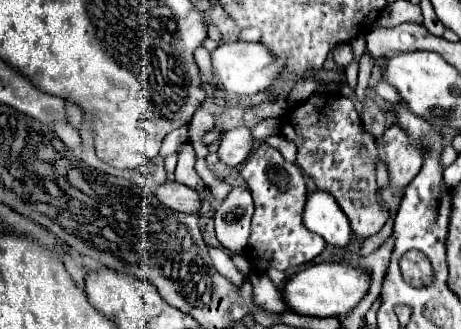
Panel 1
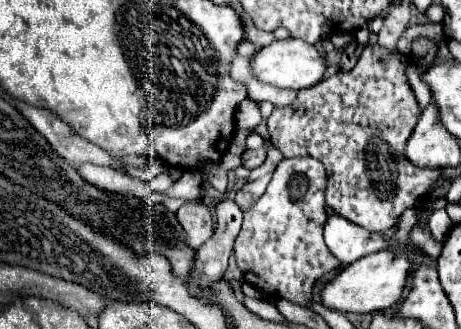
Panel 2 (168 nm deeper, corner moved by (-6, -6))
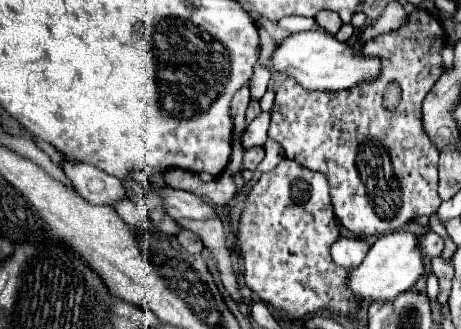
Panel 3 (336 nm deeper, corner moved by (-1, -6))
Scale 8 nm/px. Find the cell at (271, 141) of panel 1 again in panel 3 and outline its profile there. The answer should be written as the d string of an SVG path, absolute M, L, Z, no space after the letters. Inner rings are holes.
M267 140L267 142L265 142L265 158L263 158L263 162L259 164L259 170L261 170L261 172L269 172L269 170L273 170L283 158L285 158L285 152L283 152L281 144L277 144L275 140Z

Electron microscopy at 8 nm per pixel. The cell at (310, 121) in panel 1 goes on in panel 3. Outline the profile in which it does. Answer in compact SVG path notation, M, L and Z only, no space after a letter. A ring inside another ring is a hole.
M415 10L397 30L379 34L365 42L365 54L381 56L383 62L383 72L375 82L359 84L355 88L339 92L309 92L301 88L297 80L285 78L277 88L269 138L277 140L283 146L287 158L327 176L339 222L359 238L401 230L413 218L431 216L441 204L441 198L437 194L439 150L429 144L425 130L421 128L421 104L441 76L441 48L445 46L445 36L445 28L435 14L429 14L427 10ZM391 82L401 88L401 98L399 104L389 110L383 106L383 94Z

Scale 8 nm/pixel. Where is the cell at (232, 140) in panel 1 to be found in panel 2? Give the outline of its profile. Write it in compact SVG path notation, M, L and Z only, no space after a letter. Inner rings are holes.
M266 148L246 150L246 152L242 154L242 166L244 166L244 168L248 168L248 170L252 170L252 168L260 166L260 164L264 162L264 158L266 158Z

